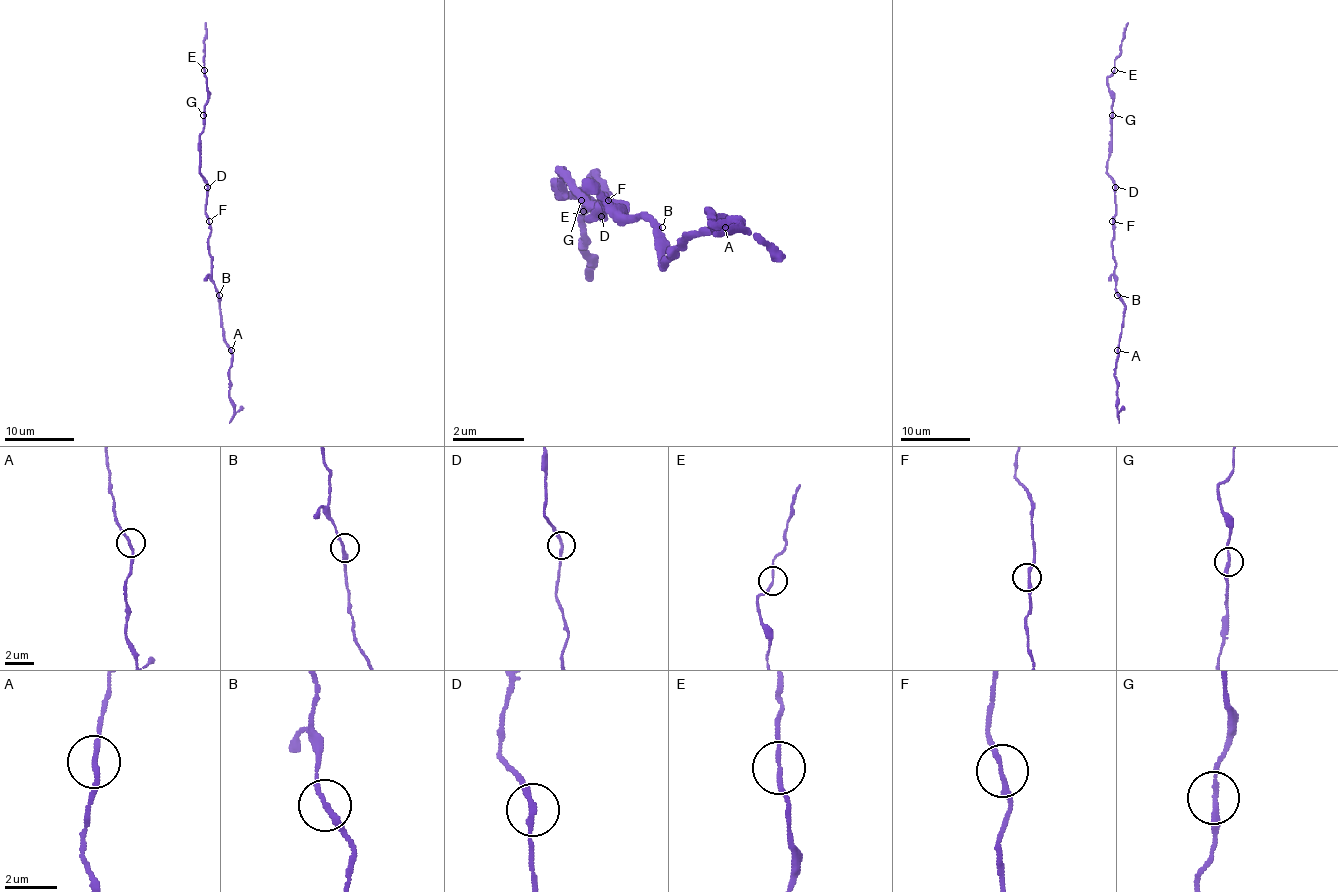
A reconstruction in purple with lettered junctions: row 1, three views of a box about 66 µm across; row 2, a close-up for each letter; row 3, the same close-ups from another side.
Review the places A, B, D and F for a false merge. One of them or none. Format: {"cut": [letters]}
{"cut": []}

